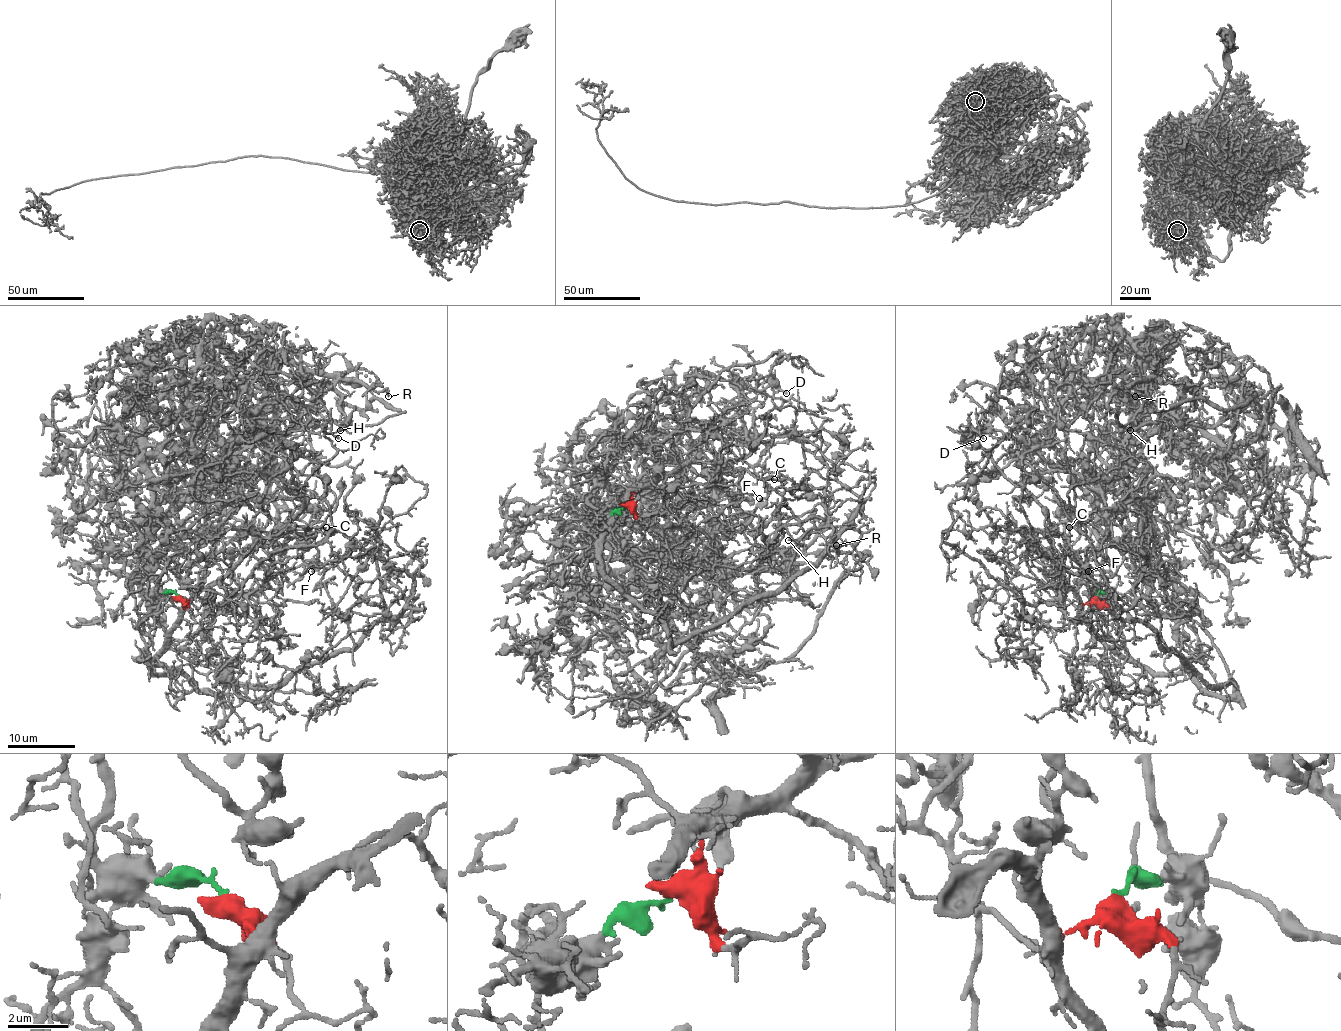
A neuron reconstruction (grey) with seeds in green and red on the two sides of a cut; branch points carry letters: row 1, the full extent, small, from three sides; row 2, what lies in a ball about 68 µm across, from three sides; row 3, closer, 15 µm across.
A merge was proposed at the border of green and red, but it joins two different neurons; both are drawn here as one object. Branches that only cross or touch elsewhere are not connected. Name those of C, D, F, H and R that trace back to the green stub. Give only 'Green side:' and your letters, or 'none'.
Green side: H, R

